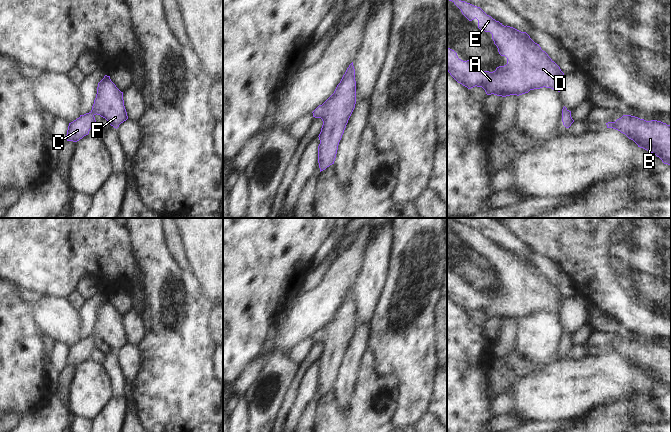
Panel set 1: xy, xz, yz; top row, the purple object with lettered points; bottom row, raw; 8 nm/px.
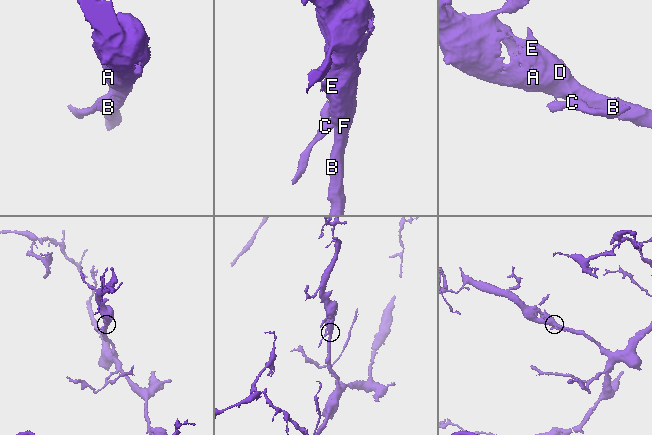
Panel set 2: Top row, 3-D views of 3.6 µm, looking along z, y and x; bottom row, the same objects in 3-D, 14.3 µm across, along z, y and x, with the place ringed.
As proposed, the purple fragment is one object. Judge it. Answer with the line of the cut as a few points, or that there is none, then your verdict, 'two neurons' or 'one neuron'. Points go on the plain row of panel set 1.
cut none; one neuron

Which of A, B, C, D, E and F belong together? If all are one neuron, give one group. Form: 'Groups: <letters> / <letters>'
Groups: A B C D E F.

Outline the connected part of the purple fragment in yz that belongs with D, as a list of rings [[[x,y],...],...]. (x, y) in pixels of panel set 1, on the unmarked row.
[[[447,218],[447,223],[452,225],[469,245],[476,242],[478,244],[478,252],[492,258],[492,263],[498,272],[499,278],[507,282],[507,288],[497,291],[493,296],[476,295],[470,284],[463,285],[459,283],[454,274],[447,272],[447,295],[458,307],[468,313],[475,310],[482,311],[487,319],[494,318],[502,321],[510,319],[519,320],[528,317],[530,314],[543,311],[560,316],[564,297],[526,256],[521,256],[507,249],[504,250],[499,245],[487,239],[480,231],[461,225],[452,218]]]

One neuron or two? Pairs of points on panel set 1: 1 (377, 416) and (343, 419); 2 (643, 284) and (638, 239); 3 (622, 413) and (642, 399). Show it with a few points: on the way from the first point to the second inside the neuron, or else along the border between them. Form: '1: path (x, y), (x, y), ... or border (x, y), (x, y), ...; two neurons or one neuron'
1: path (369, 416), (366, 419), (351, 419); one neuron
2: path (643, 273), (643, 250); one neuron
3: path (627, 408), (637, 401); one neuron

